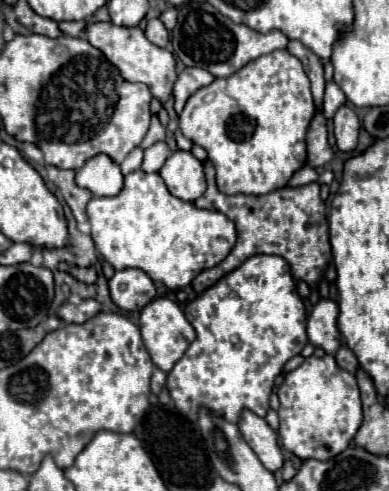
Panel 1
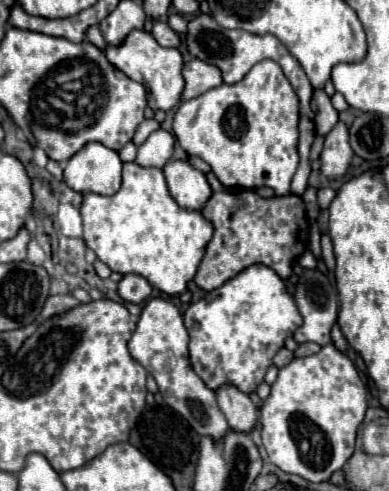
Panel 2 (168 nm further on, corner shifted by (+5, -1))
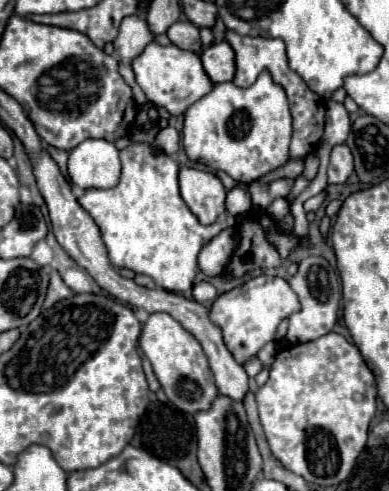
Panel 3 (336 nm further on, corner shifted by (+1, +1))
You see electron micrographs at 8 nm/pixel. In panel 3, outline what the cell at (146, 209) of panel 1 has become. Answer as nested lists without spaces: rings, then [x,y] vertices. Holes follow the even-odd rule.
[[[131,144],[121,150],[121,164],[121,180],[115,188],[89,188],[79,198],[79,204],[99,226],[113,266],[151,276],[163,290],[189,292],[199,272],[197,256],[201,248],[237,220],[223,212],[213,226],[203,226],[179,196],[179,166],[165,154],[153,156],[149,144]]]

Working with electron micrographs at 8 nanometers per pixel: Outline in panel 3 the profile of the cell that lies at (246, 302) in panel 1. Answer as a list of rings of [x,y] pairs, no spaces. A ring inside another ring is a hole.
[[[255,276],[247,280],[245,284],[217,296],[209,310],[209,320],[215,326],[221,326],[223,342],[227,350],[233,354],[237,364],[245,364],[257,356],[257,352],[267,344],[275,340],[277,326],[283,318],[289,318],[291,314],[299,312],[301,304],[297,300],[297,294],[291,290],[289,282],[279,276]]]

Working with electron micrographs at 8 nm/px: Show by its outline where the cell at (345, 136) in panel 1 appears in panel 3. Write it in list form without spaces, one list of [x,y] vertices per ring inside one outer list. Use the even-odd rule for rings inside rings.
[[[337,144],[331,150],[331,162],[327,168],[327,176],[331,184],[343,184],[353,172],[353,156],[347,144]]]

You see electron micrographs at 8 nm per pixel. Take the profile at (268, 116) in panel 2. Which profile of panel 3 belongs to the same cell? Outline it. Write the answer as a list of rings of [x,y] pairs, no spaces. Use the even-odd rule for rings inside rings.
[[[263,70],[257,82],[251,84],[249,88],[239,88],[233,82],[215,84],[209,94],[191,104],[183,120],[183,148],[189,160],[205,164],[209,170],[223,170],[233,180],[249,184],[289,162],[291,132],[293,132],[293,118],[287,94],[279,84],[273,82],[269,70]]]

